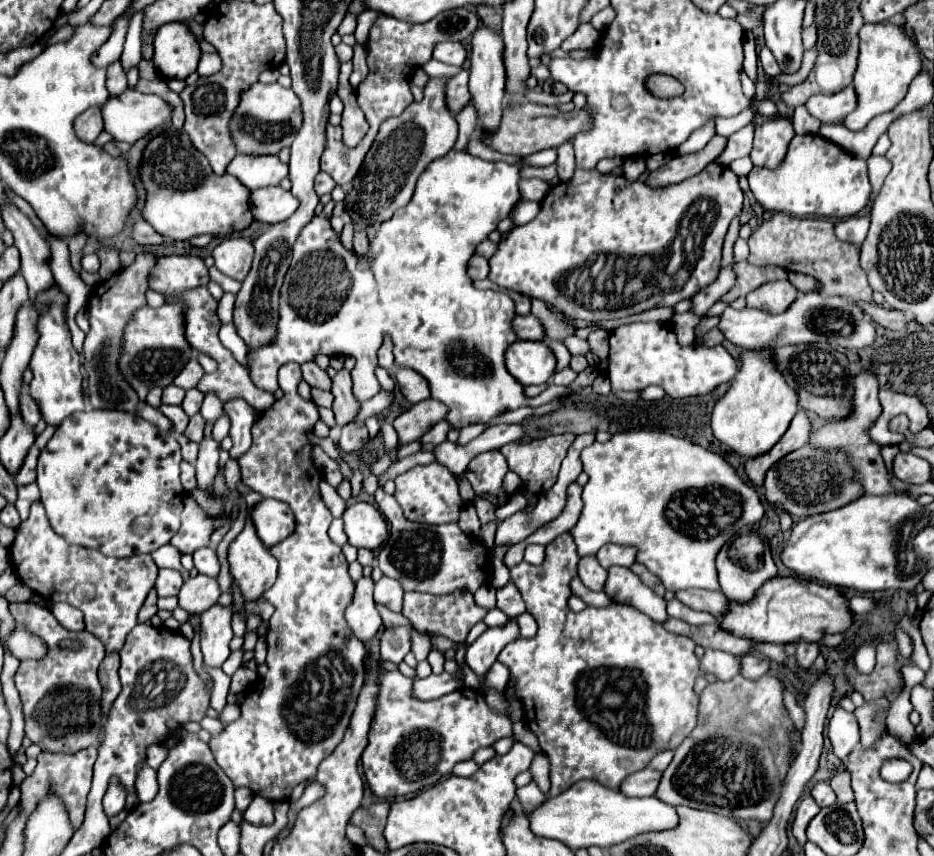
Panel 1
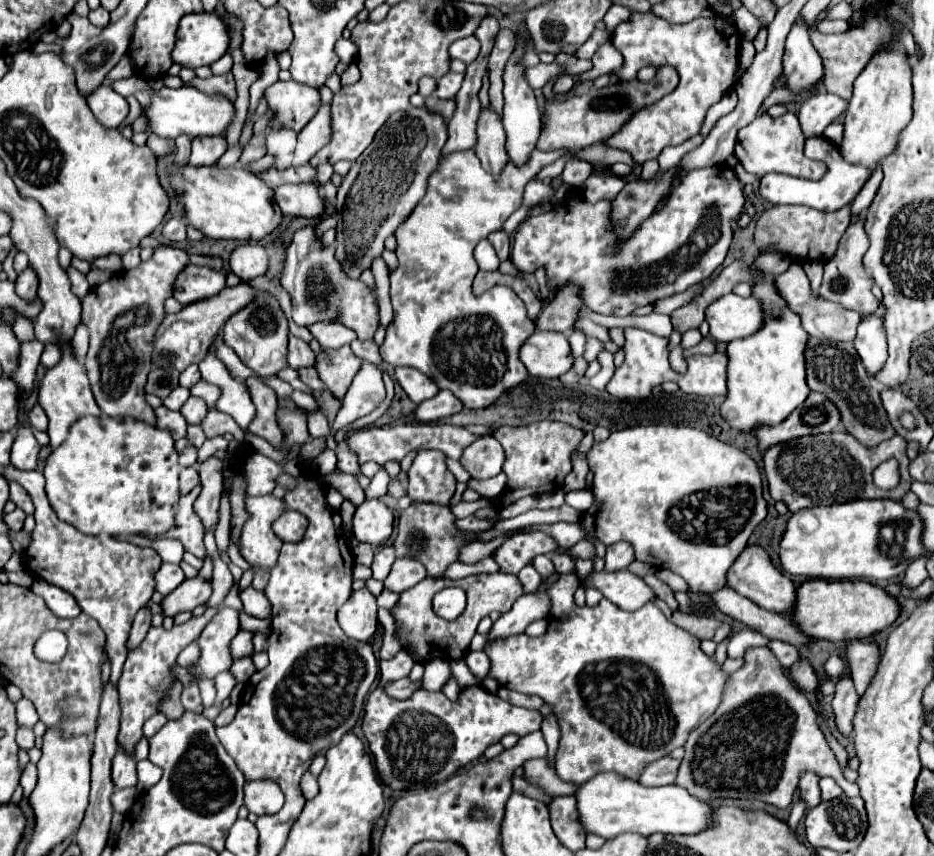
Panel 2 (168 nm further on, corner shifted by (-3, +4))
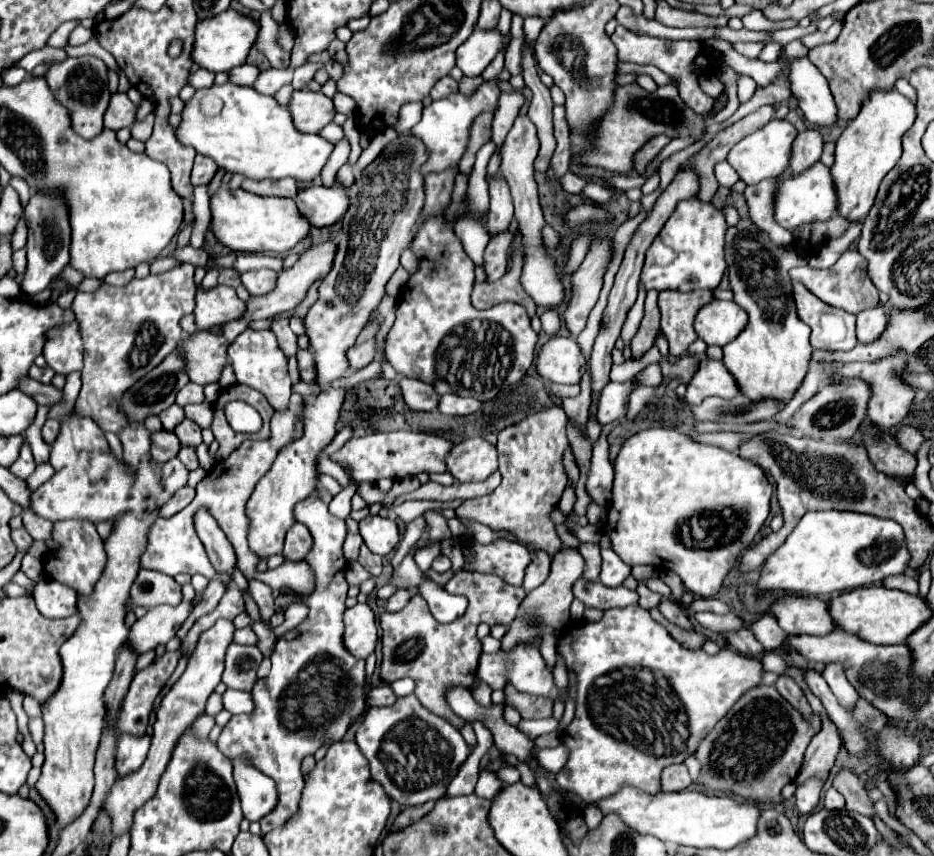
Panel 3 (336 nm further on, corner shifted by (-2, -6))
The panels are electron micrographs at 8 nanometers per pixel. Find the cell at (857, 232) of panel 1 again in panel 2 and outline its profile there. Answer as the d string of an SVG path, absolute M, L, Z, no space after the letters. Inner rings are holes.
M862 218L852 222L844 232L836 254L824 264L824 280L820 286L820 296L832 302L842 304L844 308L854 308L860 314L874 314L878 308L878 298L872 294L872 276L866 272L862 264L862 256L868 248L866 232L862 228Z

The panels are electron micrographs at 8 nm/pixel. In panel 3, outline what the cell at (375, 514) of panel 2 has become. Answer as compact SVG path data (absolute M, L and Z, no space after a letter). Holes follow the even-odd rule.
M367 516L359 522L359 534L367 548L379 556L387 556L399 542L399 530L395 520L383 516Z

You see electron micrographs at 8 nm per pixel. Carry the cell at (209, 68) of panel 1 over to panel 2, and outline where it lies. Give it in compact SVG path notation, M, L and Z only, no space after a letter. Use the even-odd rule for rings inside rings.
M224 54L220 60L216 60L212 66L212 72L214 74L226 74L226 72L230 72L232 70L232 56L230 54Z

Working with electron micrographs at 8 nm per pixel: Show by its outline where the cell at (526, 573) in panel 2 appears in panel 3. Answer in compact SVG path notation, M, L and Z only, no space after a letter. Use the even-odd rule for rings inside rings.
M539 550L533 556L533 562L527 566L525 580L523 580L523 590L525 592L529 592L529 590L533 590L533 586L541 586L541 582L545 582L547 574L549 574L549 564L551 564L551 558L549 558L547 552Z

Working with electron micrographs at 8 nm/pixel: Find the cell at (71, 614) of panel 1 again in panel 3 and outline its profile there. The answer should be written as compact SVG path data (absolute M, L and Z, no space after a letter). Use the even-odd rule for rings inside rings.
M39 580L33 598L45 618L69 618L77 614L77 594L57 580Z

